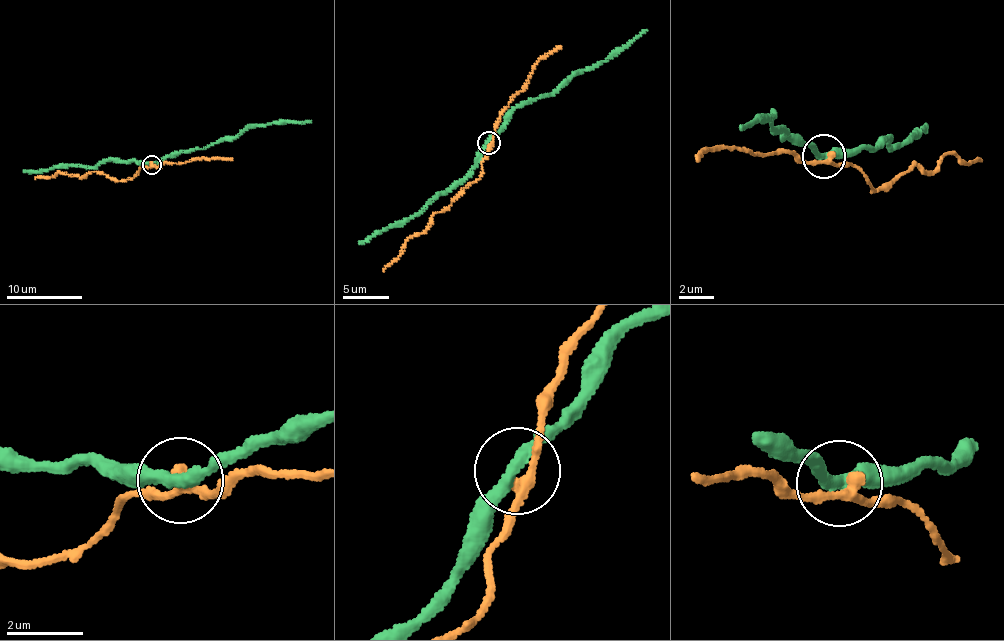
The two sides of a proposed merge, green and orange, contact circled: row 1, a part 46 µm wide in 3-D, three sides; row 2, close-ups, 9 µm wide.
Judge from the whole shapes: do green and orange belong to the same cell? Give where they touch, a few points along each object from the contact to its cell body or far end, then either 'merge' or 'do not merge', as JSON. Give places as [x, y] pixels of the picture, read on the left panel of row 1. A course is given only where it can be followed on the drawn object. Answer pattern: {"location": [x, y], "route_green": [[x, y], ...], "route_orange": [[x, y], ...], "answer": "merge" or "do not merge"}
{"location": [151, 164], "route_green": [[151, 164], [273, 123], [311, 120]], "route_orange": [[152, 164], [144, 166], [128, 179], [110, 179], [91, 172], [81, 177], [57, 172], [35, 179]], "answer": "do not merge"}

